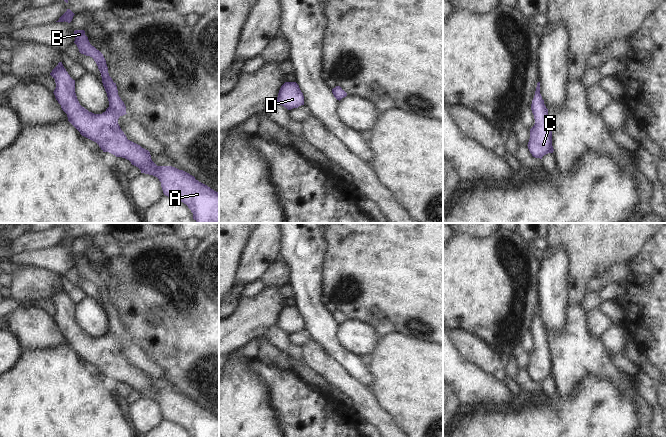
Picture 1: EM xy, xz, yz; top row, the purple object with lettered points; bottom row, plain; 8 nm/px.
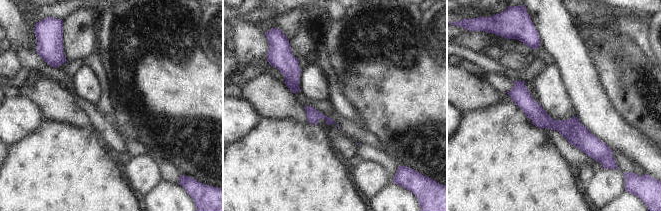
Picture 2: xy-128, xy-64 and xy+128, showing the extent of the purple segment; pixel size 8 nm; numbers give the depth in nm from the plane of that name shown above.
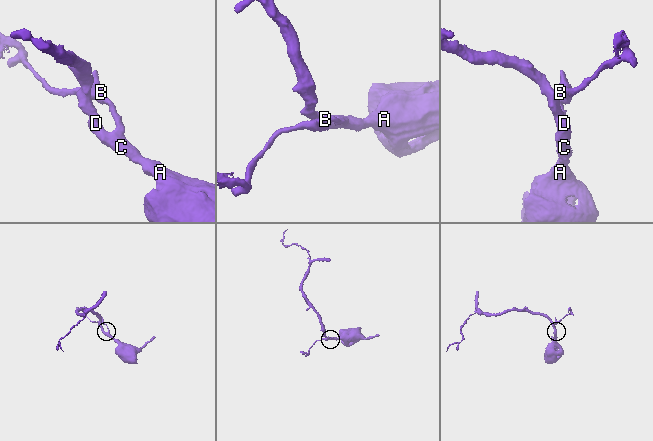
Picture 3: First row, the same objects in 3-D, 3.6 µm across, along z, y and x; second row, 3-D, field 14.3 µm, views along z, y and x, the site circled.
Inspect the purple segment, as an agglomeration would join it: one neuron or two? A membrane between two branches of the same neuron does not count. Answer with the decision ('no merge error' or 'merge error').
no merge error

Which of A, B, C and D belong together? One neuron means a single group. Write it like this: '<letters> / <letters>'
A B C D

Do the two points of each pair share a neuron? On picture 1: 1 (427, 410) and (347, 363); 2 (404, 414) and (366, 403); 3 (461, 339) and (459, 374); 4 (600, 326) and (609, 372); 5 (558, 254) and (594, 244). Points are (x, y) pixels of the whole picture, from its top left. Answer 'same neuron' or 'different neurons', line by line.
1: different neurons
2: different neurons
3: different neurons
4: different neurons
5: different neurons

